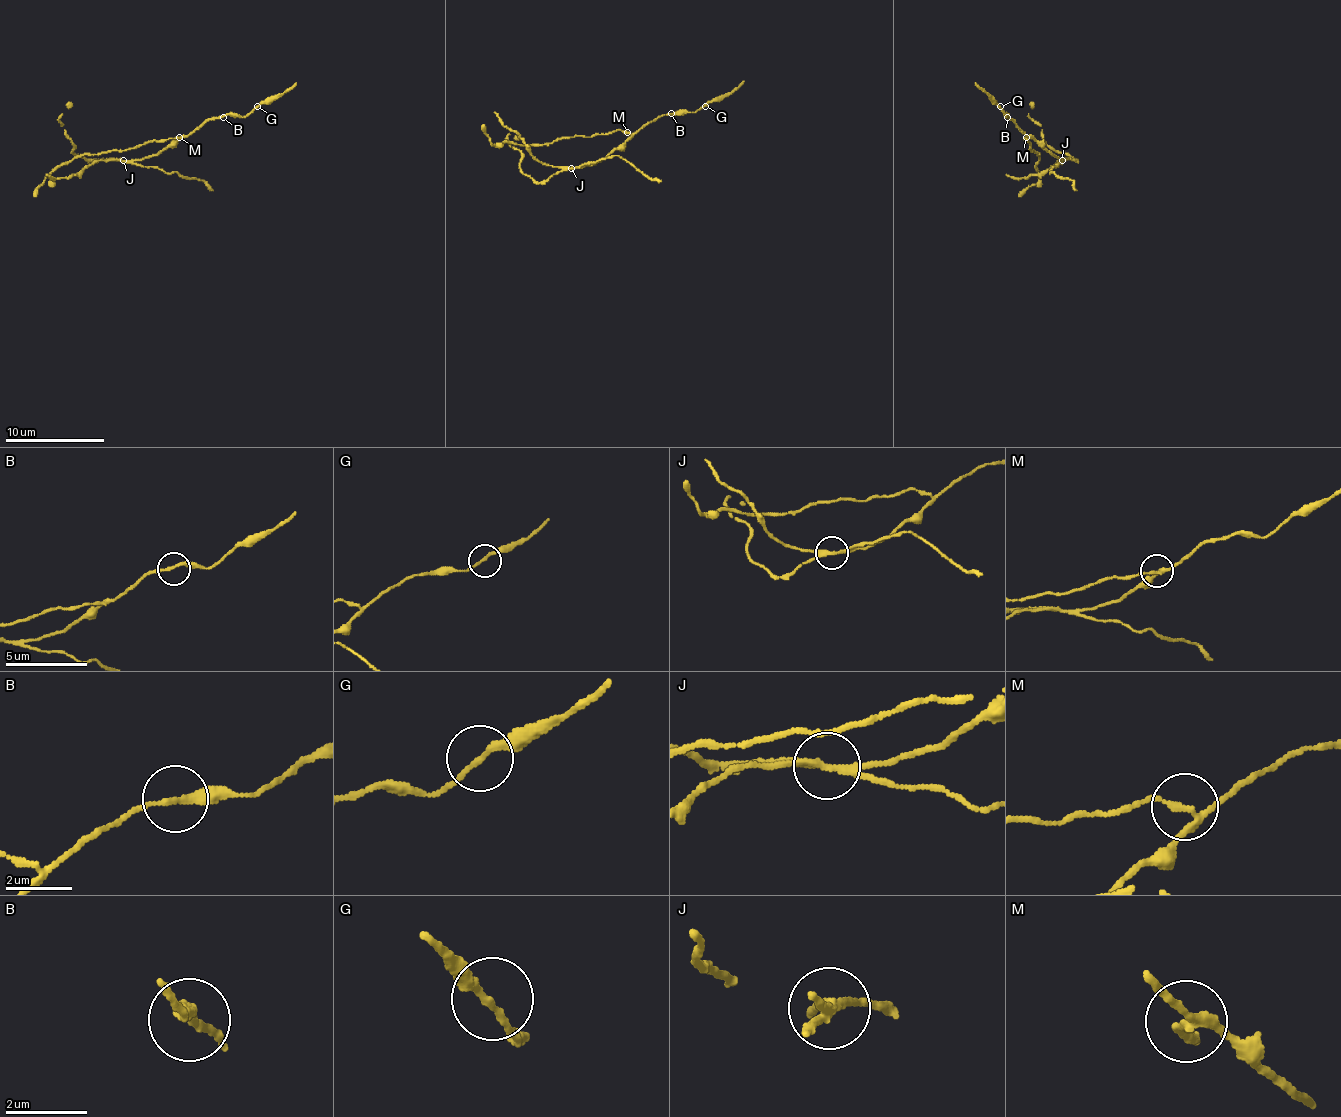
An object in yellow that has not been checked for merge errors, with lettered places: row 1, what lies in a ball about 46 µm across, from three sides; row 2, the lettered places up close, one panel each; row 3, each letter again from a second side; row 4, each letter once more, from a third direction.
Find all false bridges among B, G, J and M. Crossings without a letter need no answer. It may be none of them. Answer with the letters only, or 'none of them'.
J, M

